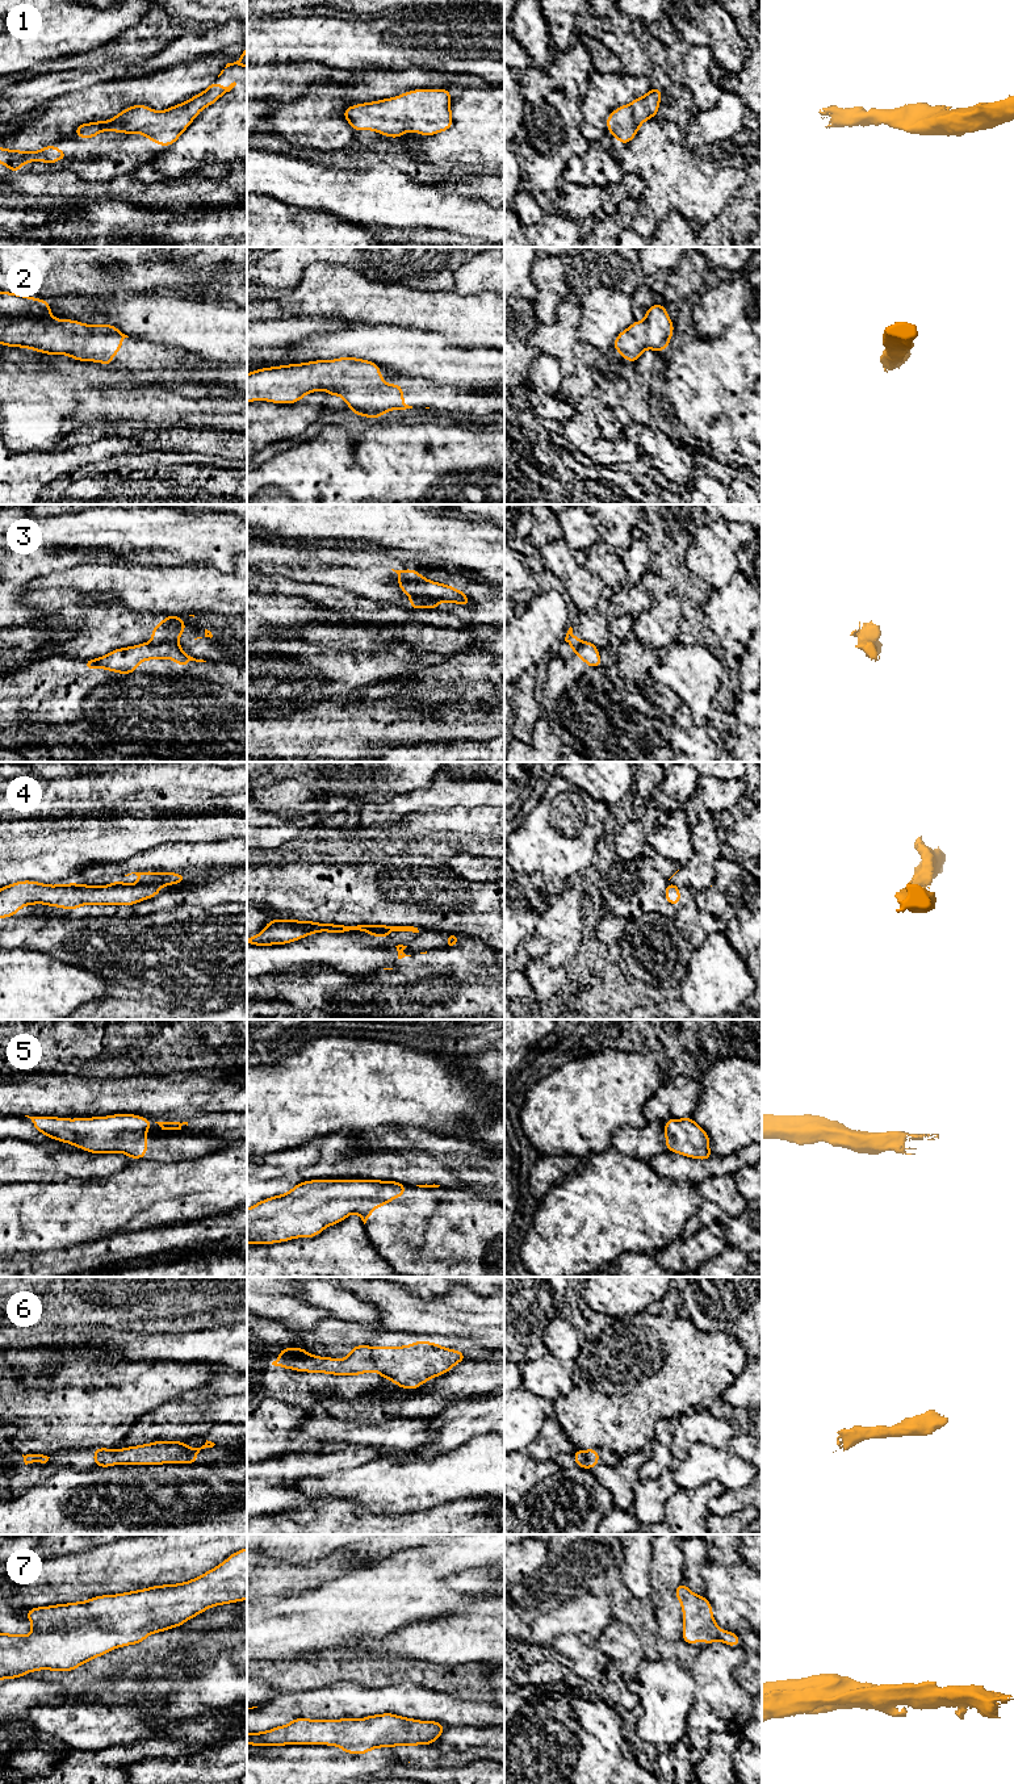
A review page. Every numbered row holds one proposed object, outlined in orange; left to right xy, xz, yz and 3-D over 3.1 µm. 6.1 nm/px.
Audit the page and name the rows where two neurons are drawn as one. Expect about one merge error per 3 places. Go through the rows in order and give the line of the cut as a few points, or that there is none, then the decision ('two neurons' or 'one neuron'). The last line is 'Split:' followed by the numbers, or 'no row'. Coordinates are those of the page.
1: no cut | one neuron
2: no cut | one neuron
3: xz (410, 594), (439, 599) | two neurons
4: xy (154, 883), (160, 886) | two neurons
5: no cut | one neuron
6: no cut | one neuron
7: no cut | one neuron
Split: 3, 4

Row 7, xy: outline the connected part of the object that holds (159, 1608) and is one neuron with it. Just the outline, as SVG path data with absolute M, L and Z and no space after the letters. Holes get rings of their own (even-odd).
M247 1548L185 1583L102 1595L87 1601L37 1607L25 1612L32 1622L30 1636L0 1633L0 1679L9 1680L37 1670L74 1671L110 1650L141 1643L148 1634L180 1626L210 1607L246 1599Z

